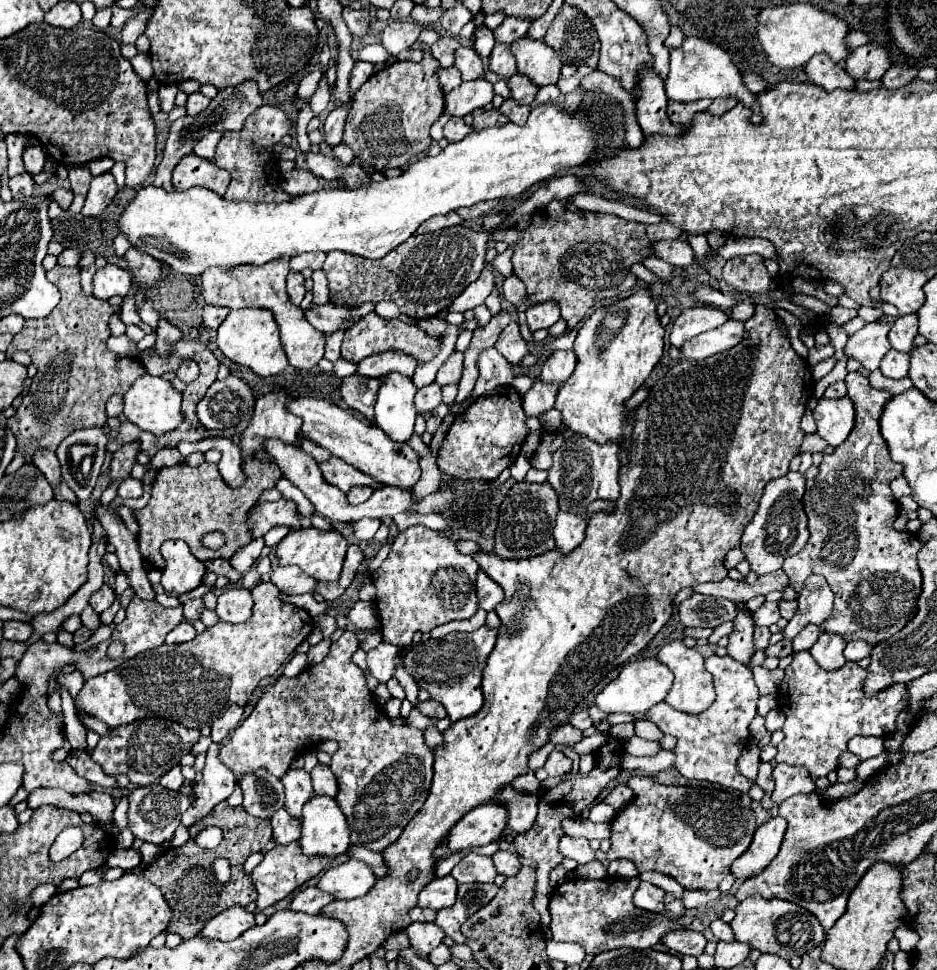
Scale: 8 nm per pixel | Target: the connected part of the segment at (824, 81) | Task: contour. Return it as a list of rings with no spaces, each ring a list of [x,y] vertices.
[[[813,55],[805,65],[805,73],[811,83],[823,87],[825,91],[835,89],[853,89],[855,81],[847,75],[841,63],[833,63],[827,55]]]

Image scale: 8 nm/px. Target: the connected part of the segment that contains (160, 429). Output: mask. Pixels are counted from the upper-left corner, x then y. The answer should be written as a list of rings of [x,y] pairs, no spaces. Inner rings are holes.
[[[151,373],[141,375],[131,385],[131,389],[123,397],[123,403],[125,403],[125,417],[133,425],[137,425],[139,429],[149,431],[153,435],[161,435],[169,429],[175,429],[183,419],[183,415],[181,415],[181,393],[175,391],[167,379],[155,377]]]

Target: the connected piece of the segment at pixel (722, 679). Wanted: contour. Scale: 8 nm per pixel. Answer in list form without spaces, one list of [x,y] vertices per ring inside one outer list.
[[[711,655],[705,659],[705,669],[713,675],[715,679],[715,693],[717,699],[711,703],[709,709],[697,715],[681,713],[667,705],[665,701],[657,703],[651,707],[647,713],[641,715],[641,719],[647,719],[655,723],[663,733],[671,733],[677,737],[677,747],[675,747],[675,767],[677,771],[687,777],[687,779],[701,779],[709,783],[719,783],[731,789],[739,789],[747,793],[747,789],[753,785],[747,777],[743,777],[735,763],[743,747],[747,747],[749,739],[749,729],[747,725],[751,719],[757,715],[757,685],[753,681],[753,673],[747,665],[735,661],[733,657],[719,657]]]

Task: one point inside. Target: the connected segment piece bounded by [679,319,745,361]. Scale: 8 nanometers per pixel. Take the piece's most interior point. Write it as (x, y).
(713, 342)

